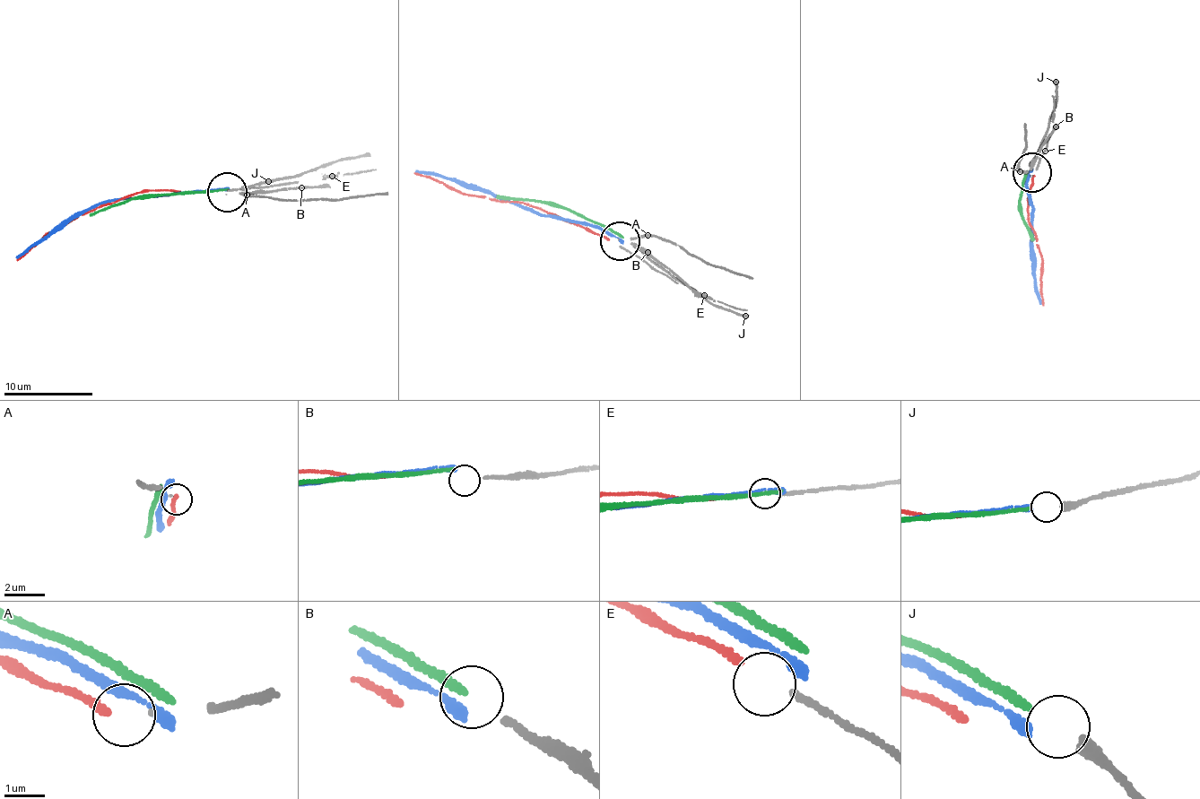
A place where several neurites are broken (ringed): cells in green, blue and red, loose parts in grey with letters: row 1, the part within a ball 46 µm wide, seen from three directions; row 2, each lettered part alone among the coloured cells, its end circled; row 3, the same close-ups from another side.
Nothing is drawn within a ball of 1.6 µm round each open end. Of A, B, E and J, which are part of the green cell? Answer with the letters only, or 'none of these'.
J

